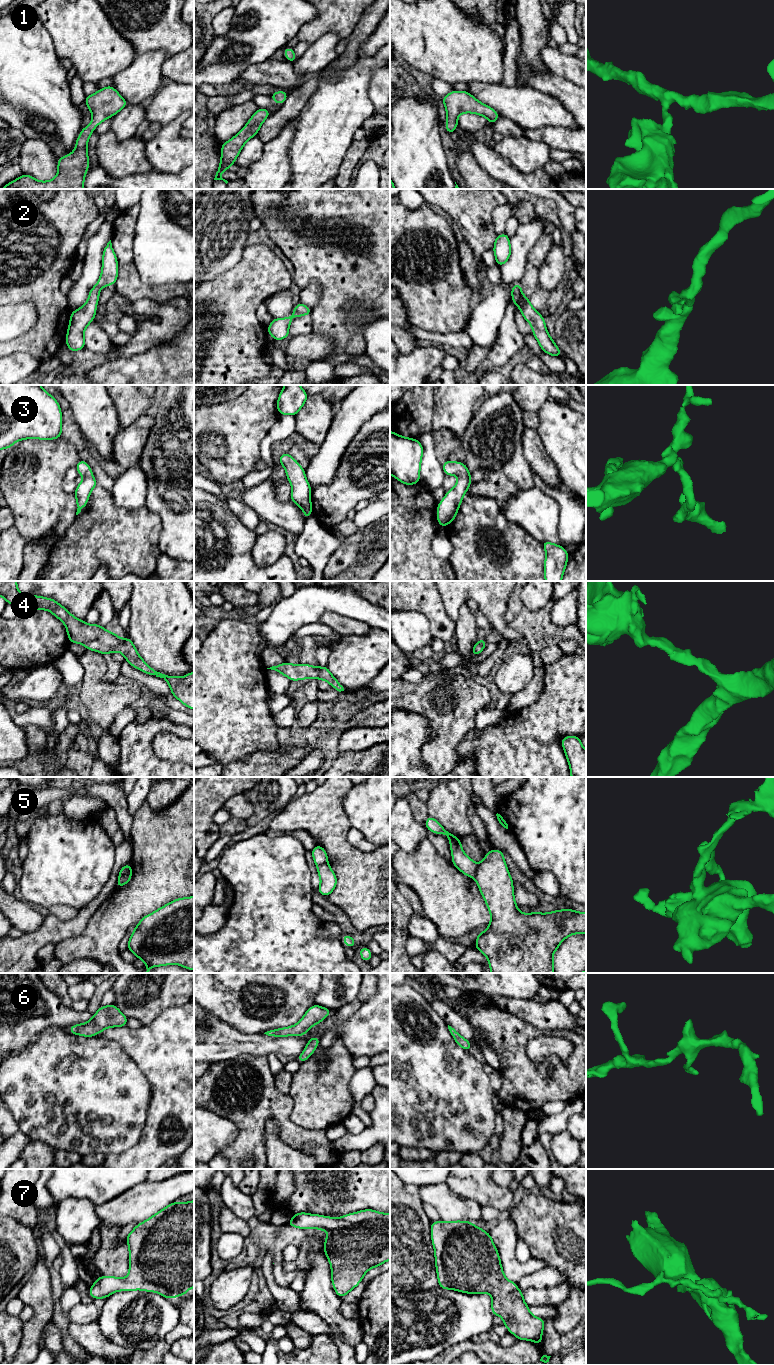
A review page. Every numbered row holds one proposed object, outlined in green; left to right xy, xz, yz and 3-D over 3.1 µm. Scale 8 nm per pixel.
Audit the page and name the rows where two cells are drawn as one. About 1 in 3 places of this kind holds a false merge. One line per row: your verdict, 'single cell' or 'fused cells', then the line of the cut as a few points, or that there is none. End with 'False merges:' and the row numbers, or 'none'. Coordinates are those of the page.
1: single cell; cut none
2: single cell; cut none
3: single cell; cut none
4: single cell; cut none
5: fused cells; cut xy (131, 867), (124, 875), (119, 877)
6: single cell; cut none
7: fused cells; cut xz (338, 1219), (338, 1224), (335, 1227), (315, 1228)
False merges: 5, 7

